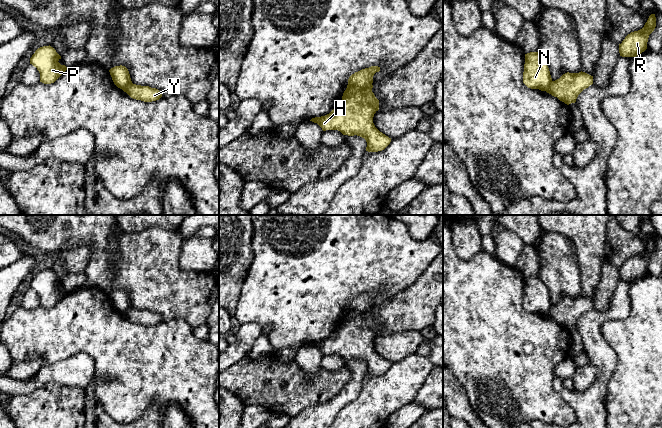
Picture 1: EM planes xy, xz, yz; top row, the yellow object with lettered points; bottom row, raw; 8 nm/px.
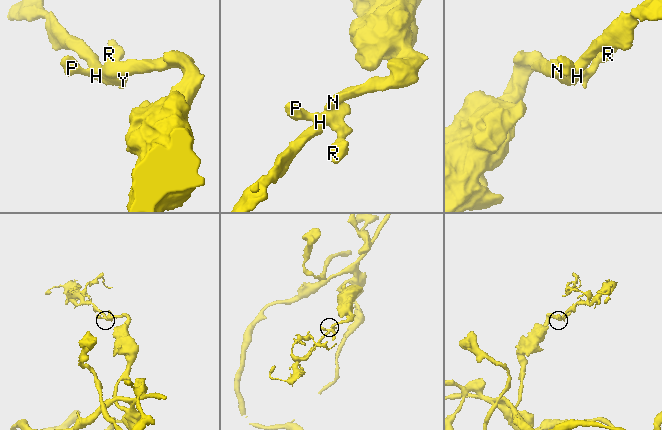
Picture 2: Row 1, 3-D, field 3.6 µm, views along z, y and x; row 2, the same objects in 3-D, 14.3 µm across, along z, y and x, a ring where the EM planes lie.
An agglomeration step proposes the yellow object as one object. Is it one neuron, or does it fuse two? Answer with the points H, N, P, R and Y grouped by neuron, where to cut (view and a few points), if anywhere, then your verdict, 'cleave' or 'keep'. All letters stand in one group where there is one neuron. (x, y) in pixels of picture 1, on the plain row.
H P R Y / N | xz (371, 307), (342, 323) | cleave

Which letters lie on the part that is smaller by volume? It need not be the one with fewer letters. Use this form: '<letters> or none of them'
H, P, R, Y

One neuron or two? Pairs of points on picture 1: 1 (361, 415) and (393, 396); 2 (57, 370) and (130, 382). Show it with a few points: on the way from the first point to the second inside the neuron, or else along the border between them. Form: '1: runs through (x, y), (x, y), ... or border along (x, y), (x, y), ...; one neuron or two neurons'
1: runs through (369, 411), (378, 402), (385, 402); one neuron
2: border along (87, 353), (94, 361), (93, 377); two neurons

